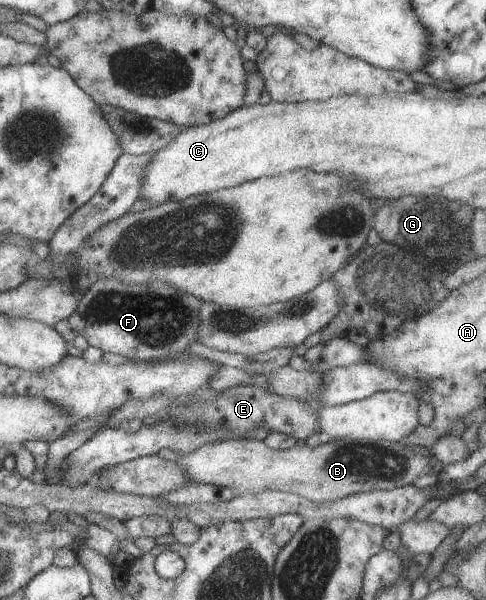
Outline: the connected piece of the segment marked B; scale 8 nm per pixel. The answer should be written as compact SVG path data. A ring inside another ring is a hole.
M326 438L317 447L307 445L275 450L265 441L225 440L211 442L191 454L184 454L178 463L197 483L231 488L238 496L281 491L302 496L311 502L333 502L351 494L372 490L393 490L413 484L420 476L435 470L433 455L411 445L393 441L351 441Z

